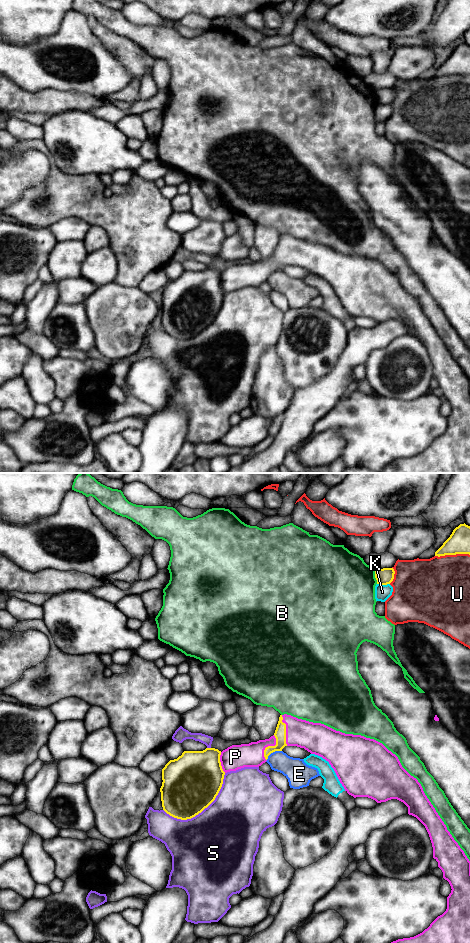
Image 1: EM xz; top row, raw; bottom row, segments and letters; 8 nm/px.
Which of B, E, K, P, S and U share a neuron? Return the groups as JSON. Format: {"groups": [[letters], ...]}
{"groups": [["B"], ["E"], ["K"], ["P"], ["S"], ["U"]]}

